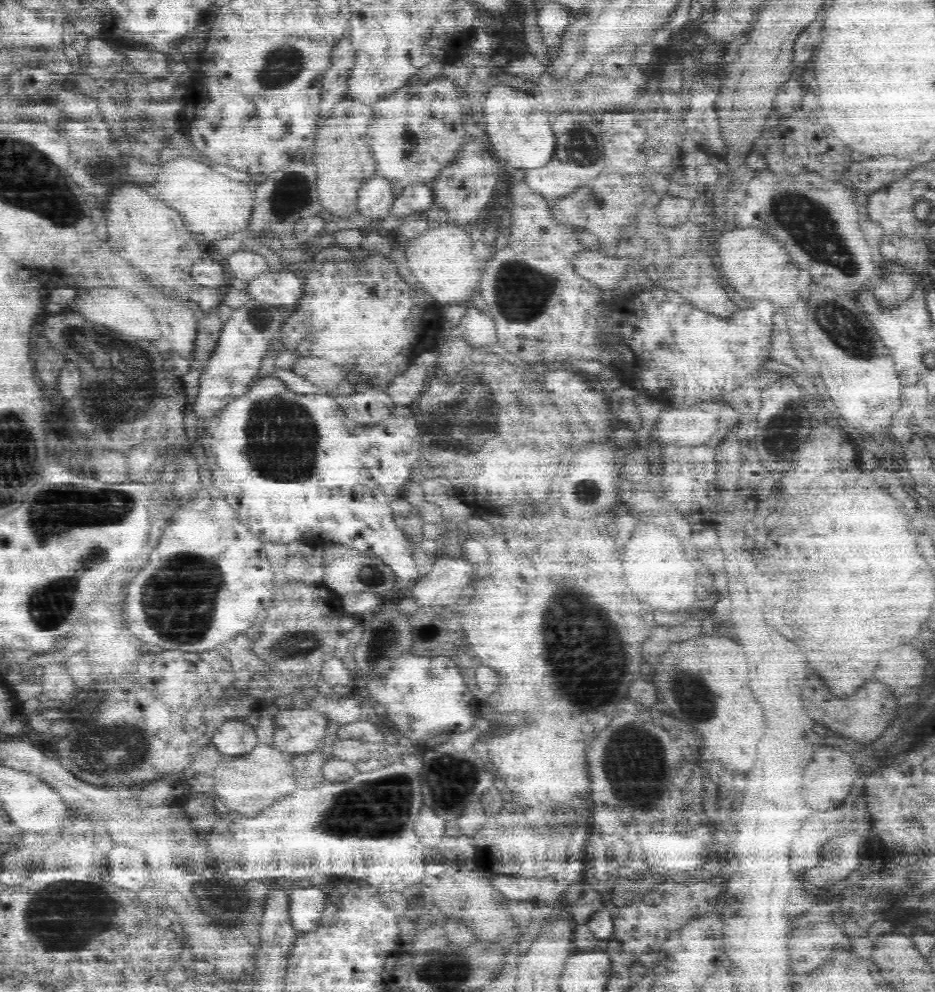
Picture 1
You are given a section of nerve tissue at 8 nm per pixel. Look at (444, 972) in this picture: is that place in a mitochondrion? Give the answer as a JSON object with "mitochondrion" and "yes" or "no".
{"mitochondrion":"yes"}

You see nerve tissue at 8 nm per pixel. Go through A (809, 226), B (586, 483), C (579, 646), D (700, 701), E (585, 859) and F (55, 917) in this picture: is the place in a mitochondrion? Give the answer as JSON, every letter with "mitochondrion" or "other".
{"A":"mitochondrion","B":"mitochondrion","C":"mitochondrion","D":"mitochondrion","E":"other","F":"mitochondrion"}

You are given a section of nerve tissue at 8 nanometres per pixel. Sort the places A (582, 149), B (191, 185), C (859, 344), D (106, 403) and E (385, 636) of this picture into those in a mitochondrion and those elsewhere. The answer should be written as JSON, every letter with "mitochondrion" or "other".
{"A":"mitochondrion","B":"other","C":"mitochondrion","D":"mitochondrion","E":"mitochondrion"}

